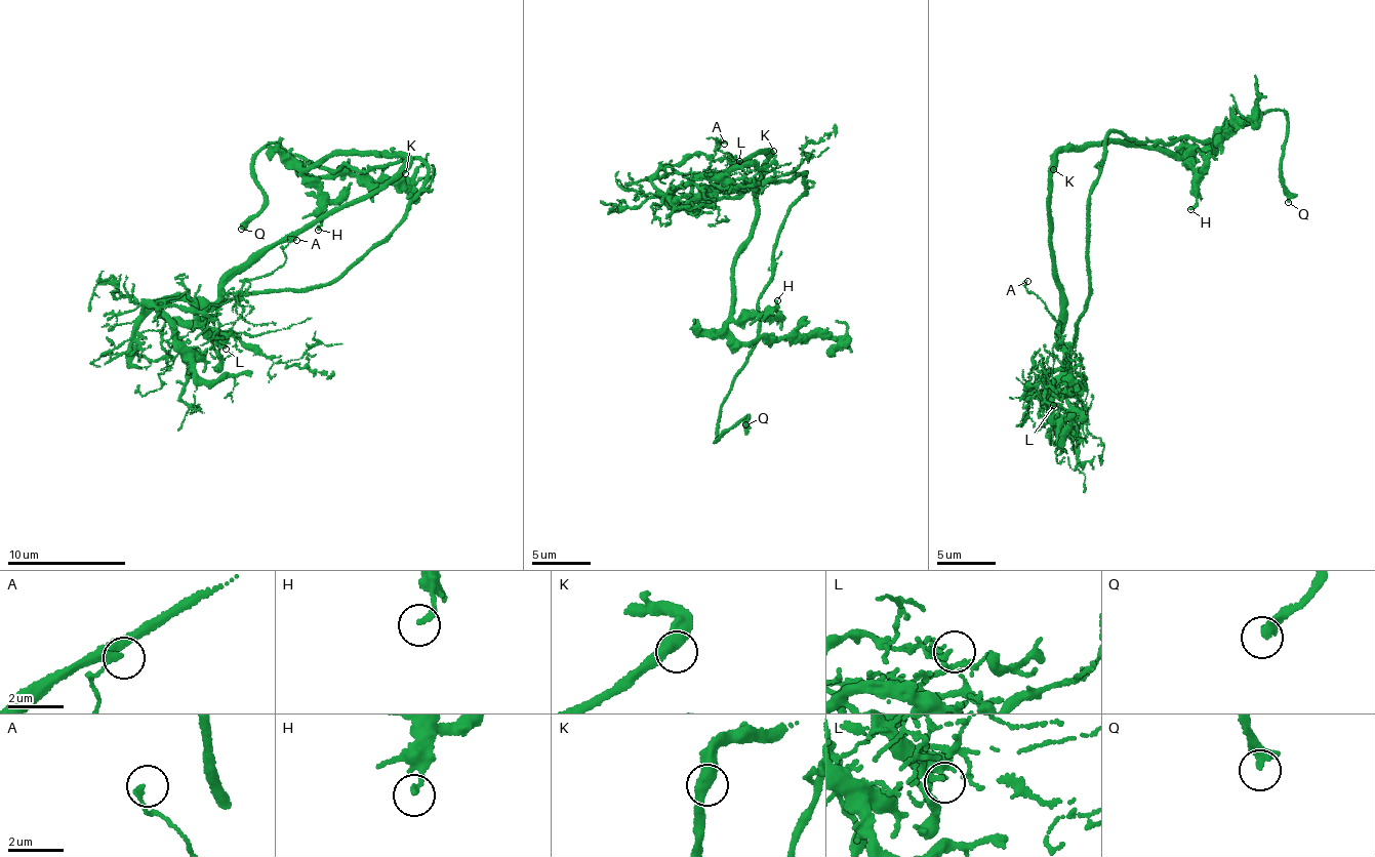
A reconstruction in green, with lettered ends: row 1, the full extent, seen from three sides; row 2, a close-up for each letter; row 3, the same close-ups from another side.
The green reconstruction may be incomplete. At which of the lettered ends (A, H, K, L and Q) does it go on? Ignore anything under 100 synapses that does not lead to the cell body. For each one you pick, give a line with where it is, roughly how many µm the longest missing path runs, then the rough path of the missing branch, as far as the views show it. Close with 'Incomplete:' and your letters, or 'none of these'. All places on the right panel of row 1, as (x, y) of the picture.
Q: (1288, 202) | 4 µm | (1288, 202), (1304, 206), (1310, 217), (1303, 221)
Incomplete: Q

